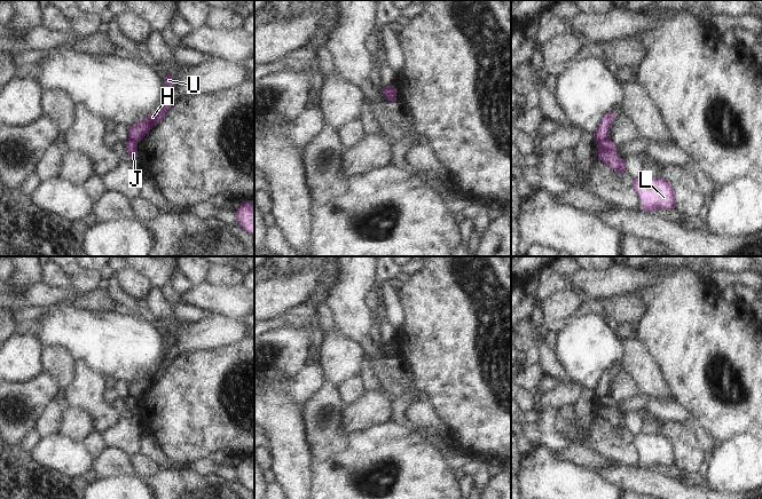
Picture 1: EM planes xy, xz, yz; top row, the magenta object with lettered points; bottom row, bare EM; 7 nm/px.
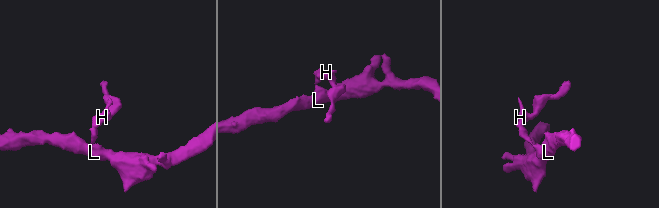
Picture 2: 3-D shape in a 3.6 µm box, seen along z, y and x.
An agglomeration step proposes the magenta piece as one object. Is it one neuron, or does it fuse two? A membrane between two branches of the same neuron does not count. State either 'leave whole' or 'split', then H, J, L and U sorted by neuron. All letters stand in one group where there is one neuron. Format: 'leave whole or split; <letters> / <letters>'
split; H U / J L

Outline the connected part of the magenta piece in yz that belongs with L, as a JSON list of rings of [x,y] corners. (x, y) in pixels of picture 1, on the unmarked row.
[[[641,433],[633,437],[631,443],[637,447],[641,466],[653,468],[660,465],[675,465],[674,444],[662,434],[647,436]]]

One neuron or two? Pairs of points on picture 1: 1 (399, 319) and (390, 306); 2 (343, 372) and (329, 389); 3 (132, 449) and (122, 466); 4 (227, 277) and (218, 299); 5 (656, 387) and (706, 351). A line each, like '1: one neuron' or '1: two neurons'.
1: one neuron
2: two neurons
3: two neurons
4: two neurons
5: two neurons

